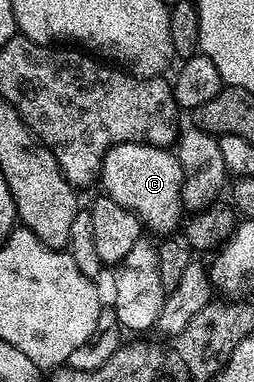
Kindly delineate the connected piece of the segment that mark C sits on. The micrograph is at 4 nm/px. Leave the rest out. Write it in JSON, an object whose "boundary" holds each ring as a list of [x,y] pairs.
{"boundary":[[[119,143],[114,145],[109,151],[104,155],[104,160],[100,162],[100,174],[98,176],[98,183],[104,186],[103,194],[109,199],[118,201],[118,205],[122,205],[126,209],[130,209],[137,217],[140,218],[141,224],[145,228],[153,227],[156,231],[168,231],[164,233],[172,233],[172,231],[181,226],[182,216],[185,214],[184,202],[182,201],[182,181],[184,180],[184,174],[180,168],[180,162],[176,159],[175,154],[171,150],[165,149],[163,147],[152,147],[149,143]]]}

